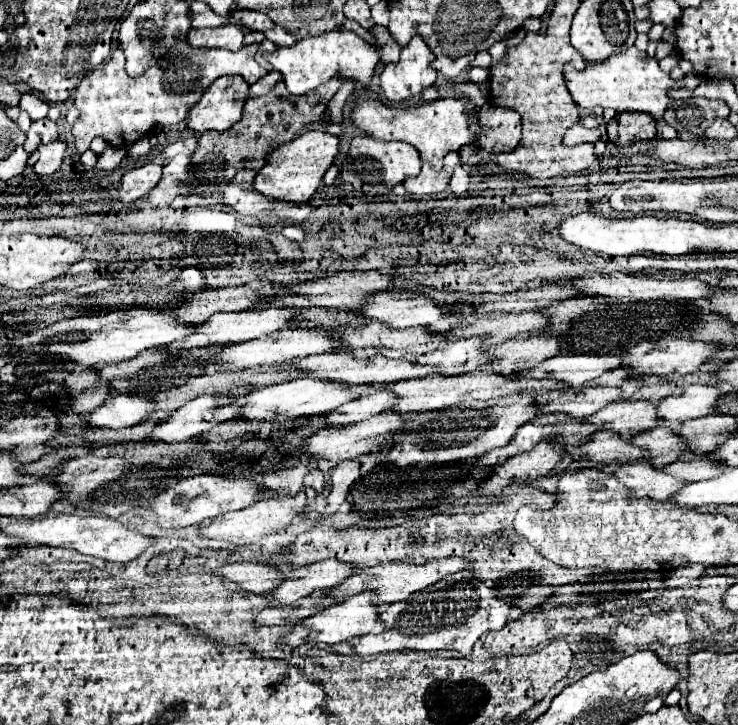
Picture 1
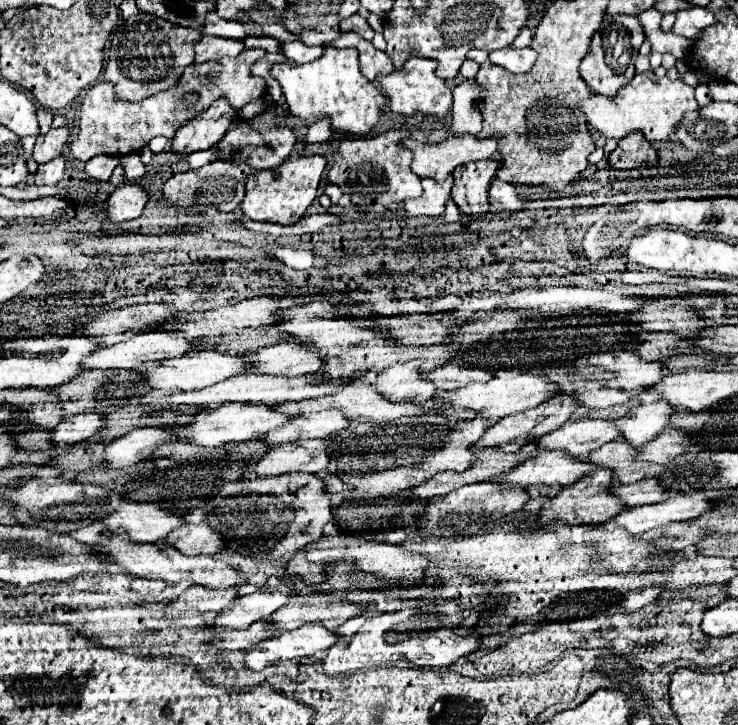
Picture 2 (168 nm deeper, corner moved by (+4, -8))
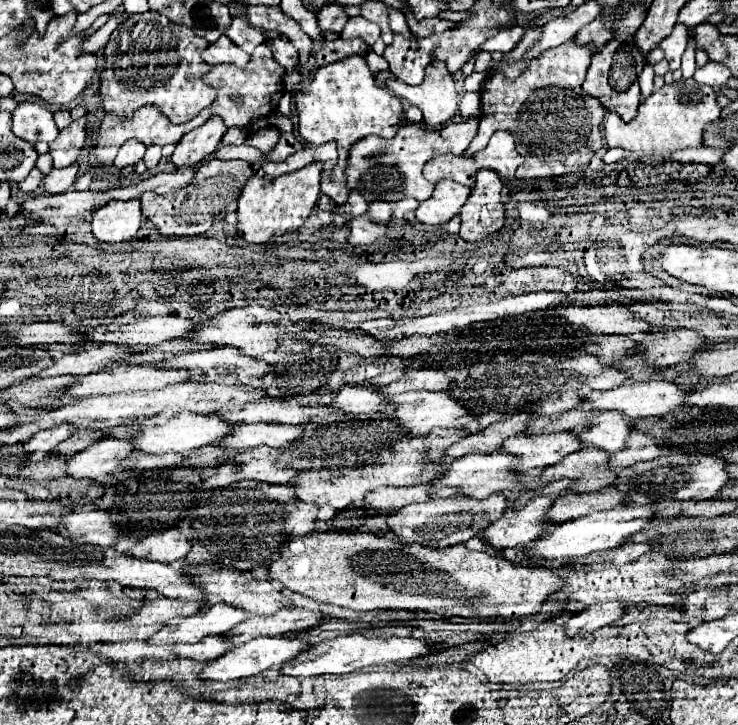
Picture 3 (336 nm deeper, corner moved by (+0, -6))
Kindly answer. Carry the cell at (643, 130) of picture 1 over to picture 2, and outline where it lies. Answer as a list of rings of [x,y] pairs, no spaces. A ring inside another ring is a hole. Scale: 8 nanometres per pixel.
[[[640,132],[628,134],[618,142],[618,148],[608,156],[608,164],[614,170],[632,170],[642,166],[658,166],[656,150],[644,140]]]

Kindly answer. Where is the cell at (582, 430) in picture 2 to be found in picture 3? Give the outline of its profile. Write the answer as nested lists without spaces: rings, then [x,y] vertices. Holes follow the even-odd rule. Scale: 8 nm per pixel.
[[[558,432],[558,434],[534,434],[534,436],[512,436],[504,440],[502,450],[510,454],[520,454],[522,462],[516,466],[516,470],[528,472],[536,466],[552,466],[560,462],[564,456],[578,452],[584,444],[580,442],[580,436],[574,432]]]

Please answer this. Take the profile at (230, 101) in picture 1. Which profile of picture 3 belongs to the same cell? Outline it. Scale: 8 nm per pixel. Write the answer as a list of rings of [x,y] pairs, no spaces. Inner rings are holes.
[[[212,116],[204,126],[182,136],[172,154],[172,162],[176,166],[196,166],[218,148],[224,132],[224,120],[220,116]]]

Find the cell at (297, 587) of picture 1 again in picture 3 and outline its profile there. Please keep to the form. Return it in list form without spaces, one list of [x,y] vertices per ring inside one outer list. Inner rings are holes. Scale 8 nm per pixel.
[[[212,604],[204,608],[196,618],[188,618],[178,626],[166,626],[164,630],[152,634],[148,642],[152,644],[174,644],[174,642],[198,642],[210,634],[224,634],[236,624],[240,624],[248,614],[238,606]]]

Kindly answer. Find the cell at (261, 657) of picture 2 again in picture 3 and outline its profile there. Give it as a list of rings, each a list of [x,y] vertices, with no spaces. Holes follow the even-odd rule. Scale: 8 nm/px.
[[[260,636],[260,638],[254,638],[254,640],[246,642],[246,644],[242,644],[242,646],[232,648],[224,656],[212,660],[200,672],[200,678],[226,682],[226,680],[236,680],[236,678],[244,678],[244,676],[254,676],[254,674],[260,674],[264,670],[270,670],[270,668],[276,668],[276,666],[286,664],[288,660],[296,658],[306,646],[308,646],[308,642],[304,642],[302,638],[290,638],[290,636]]]

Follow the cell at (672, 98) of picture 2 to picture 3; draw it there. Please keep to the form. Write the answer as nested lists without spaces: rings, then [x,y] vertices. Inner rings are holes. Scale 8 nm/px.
[[[682,78],[654,90],[638,106],[634,120],[624,122],[616,112],[604,112],[604,138],[610,148],[624,148],[636,152],[674,152],[684,148],[700,148],[706,122],[720,116],[716,92],[710,86],[698,84],[694,78]]]

